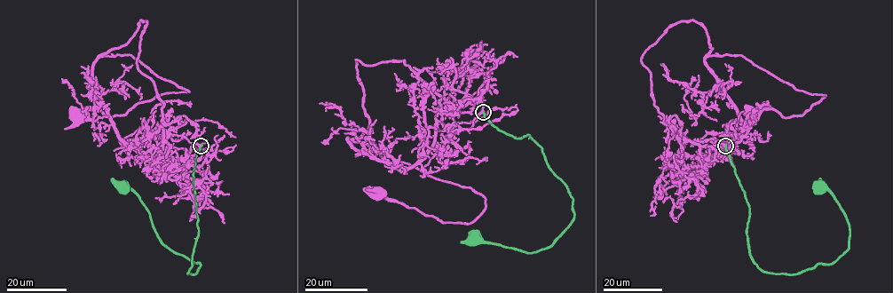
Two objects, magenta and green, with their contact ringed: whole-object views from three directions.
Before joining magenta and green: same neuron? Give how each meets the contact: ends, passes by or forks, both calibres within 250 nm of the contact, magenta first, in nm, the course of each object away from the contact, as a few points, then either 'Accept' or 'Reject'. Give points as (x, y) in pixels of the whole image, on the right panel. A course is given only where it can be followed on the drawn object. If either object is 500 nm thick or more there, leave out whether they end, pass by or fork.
At the ring magenta passes by. At the ring green ends. Thickness 440 nm (magenta) against 320 nm. Course of magenta: (725, 146), (734, 134), (738, 144), (743, 122), (706, 58), (741, 55), (825, 95), (801, 115), (752, 115). Course of green: (725, 146), (749, 207), (752, 261), (763, 271), (797, 274), (846, 252), (848, 220), (820, 187). Reject

